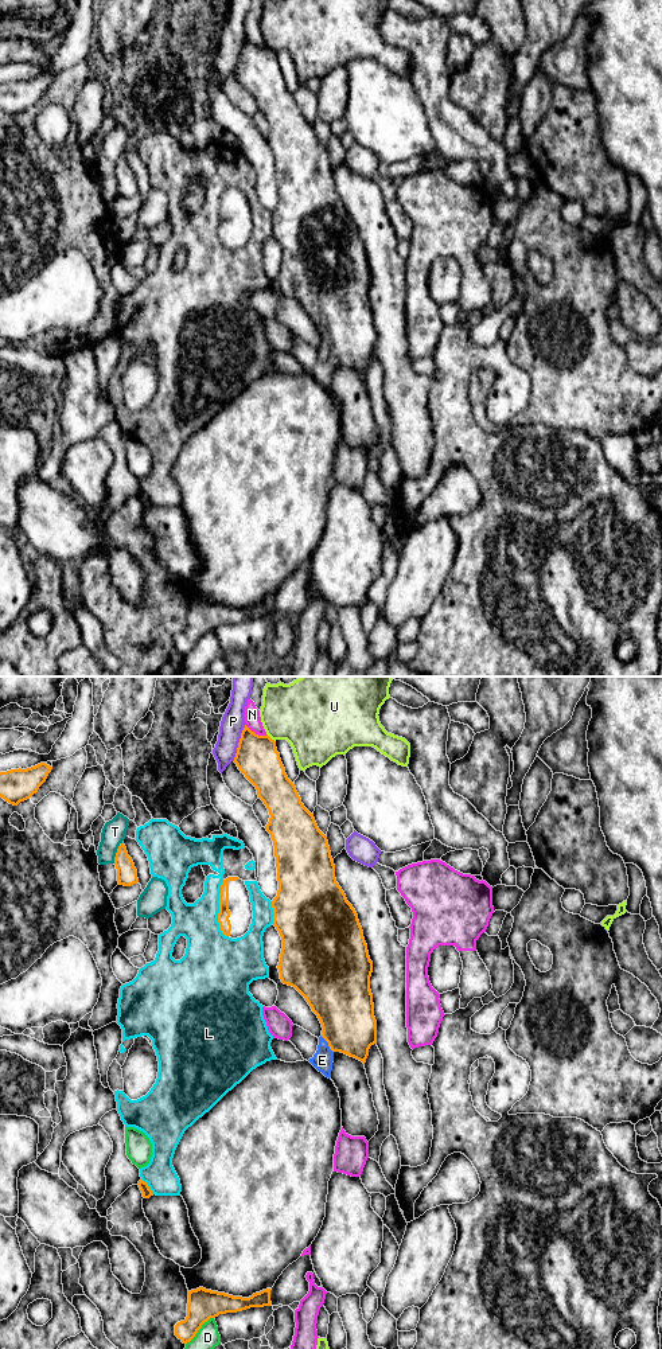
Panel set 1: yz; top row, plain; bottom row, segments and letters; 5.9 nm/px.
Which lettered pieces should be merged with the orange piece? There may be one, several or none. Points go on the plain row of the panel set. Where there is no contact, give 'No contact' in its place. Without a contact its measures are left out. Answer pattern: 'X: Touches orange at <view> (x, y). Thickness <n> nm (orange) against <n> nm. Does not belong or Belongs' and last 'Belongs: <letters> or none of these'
D: Touches orange at yz (199, 639). Thickness 180 nm (orange) against 140 nm. Does not belong
E: Touches orange at yz (328, 355). Thickness 340 nm (orange) against 120 nm. Belongs
L: Touches orange at yz (219, 221). Thickness 70 nm (orange) against 260 nm. Does not belong
N: Touches orange at yz (254, 45). Thickness 260 nm (orange) against 100 nm. Does not belong
P: Touches orange at yz (238, 54). Thickness 260 nm (orange) against 140 nm. Does not belong
T: Touches orange at yz (116, 164). Thickness 130 nm (orange) against 140 nm. Does not belong
U: Touches orange at yz (269, 49). Thickness 260 nm (orange) against 360 nm. Does not belong
Belongs: E

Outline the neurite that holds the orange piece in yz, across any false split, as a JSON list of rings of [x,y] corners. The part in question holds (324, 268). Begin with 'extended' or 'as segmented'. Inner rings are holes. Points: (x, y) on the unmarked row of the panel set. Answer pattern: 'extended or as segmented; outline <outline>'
extended; outline [[[245,36],[234,74],[256,98],[270,126],[265,140],[273,152],[279,192],[277,207],[272,213],[273,237],[283,252],[277,280],[281,293],[305,309],[322,335],[318,362],[308,373],[330,390],[335,363],[365,375],[370,358],[377,355],[370,301],[373,273],[358,226],[336,194],[327,148],[288,90],[276,52],[268,46],[256,46]]]

